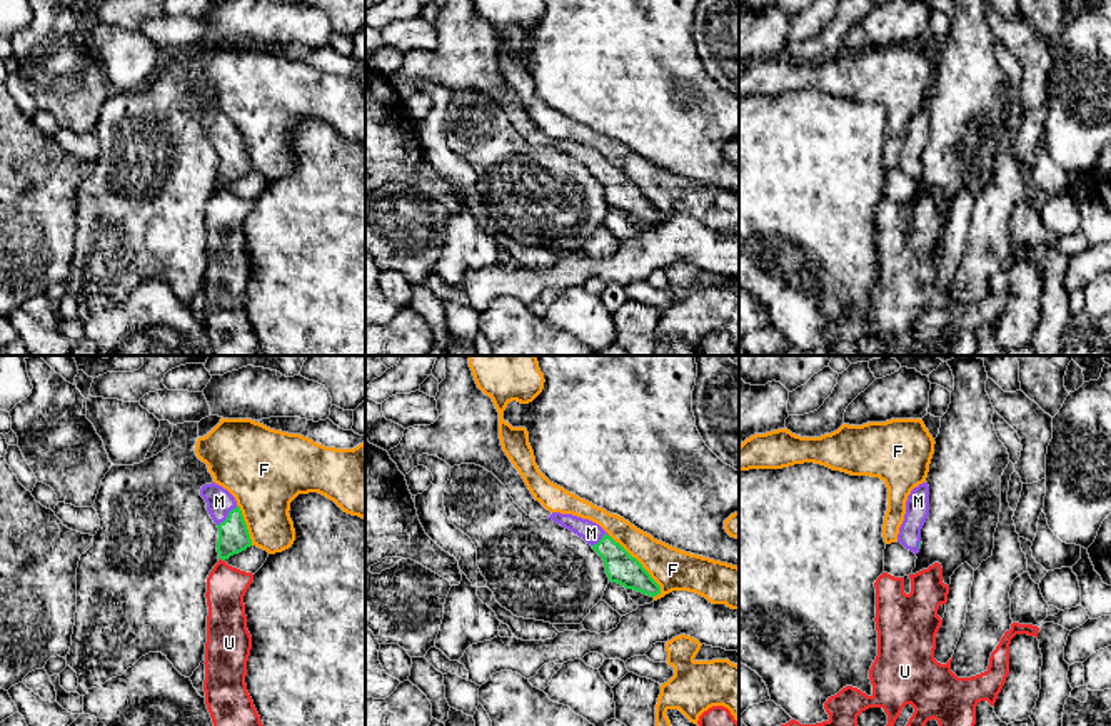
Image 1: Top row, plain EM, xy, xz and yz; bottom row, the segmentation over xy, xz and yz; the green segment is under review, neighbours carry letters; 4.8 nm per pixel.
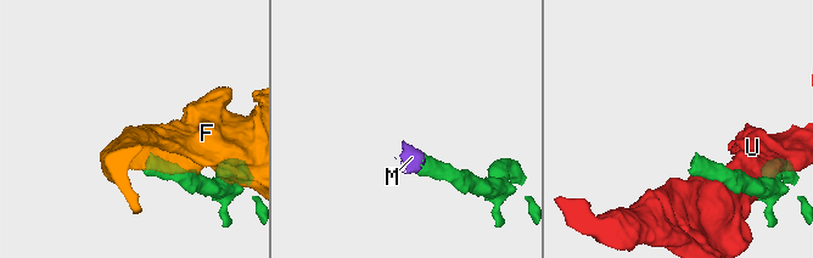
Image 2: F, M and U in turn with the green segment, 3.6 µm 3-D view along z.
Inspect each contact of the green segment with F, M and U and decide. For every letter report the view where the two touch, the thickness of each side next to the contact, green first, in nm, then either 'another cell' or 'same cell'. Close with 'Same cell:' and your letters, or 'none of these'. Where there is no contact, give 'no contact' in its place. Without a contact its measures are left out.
F: xz | 150/200 nm | another cell
M: xy | 150/130 nm | same cell
U: xy | 150/190 nm | another cell
Same cell: M

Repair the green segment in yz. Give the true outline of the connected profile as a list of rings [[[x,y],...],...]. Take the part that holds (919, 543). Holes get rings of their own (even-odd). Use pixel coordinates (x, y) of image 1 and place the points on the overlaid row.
[[[919,484],[911,491],[906,501],[904,521],[899,527],[897,542],[914,554],[921,549],[921,529],[929,516],[929,486]]]

